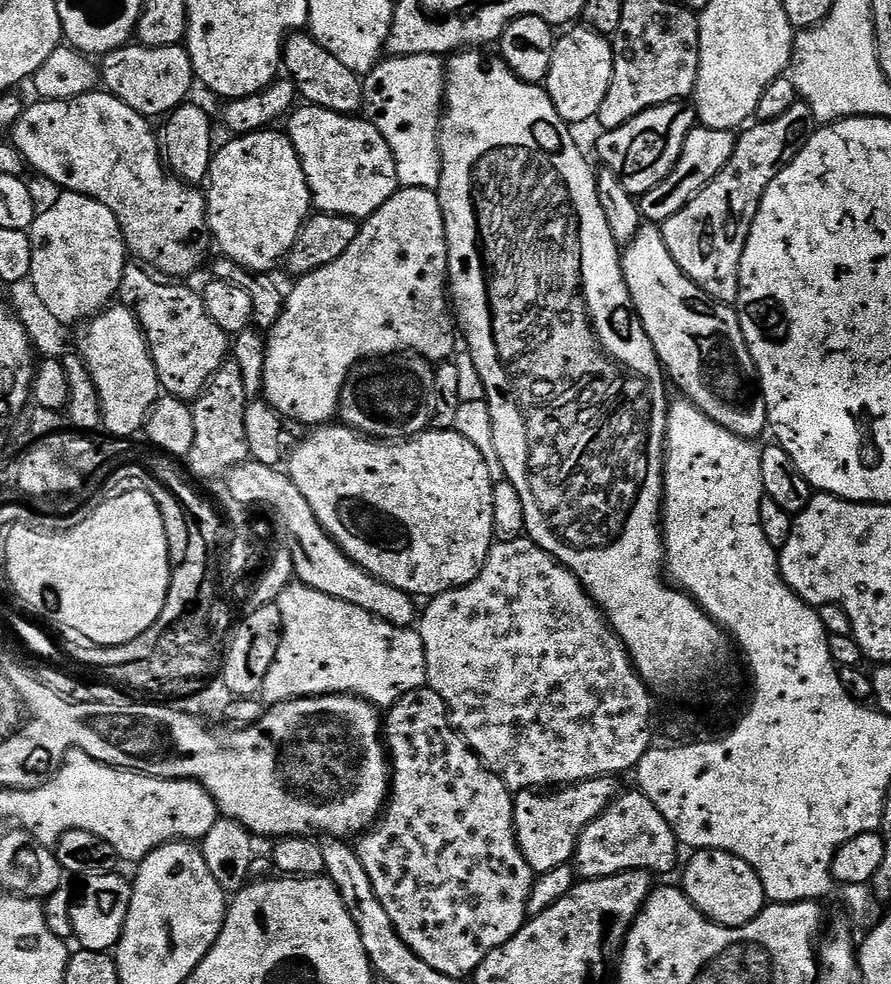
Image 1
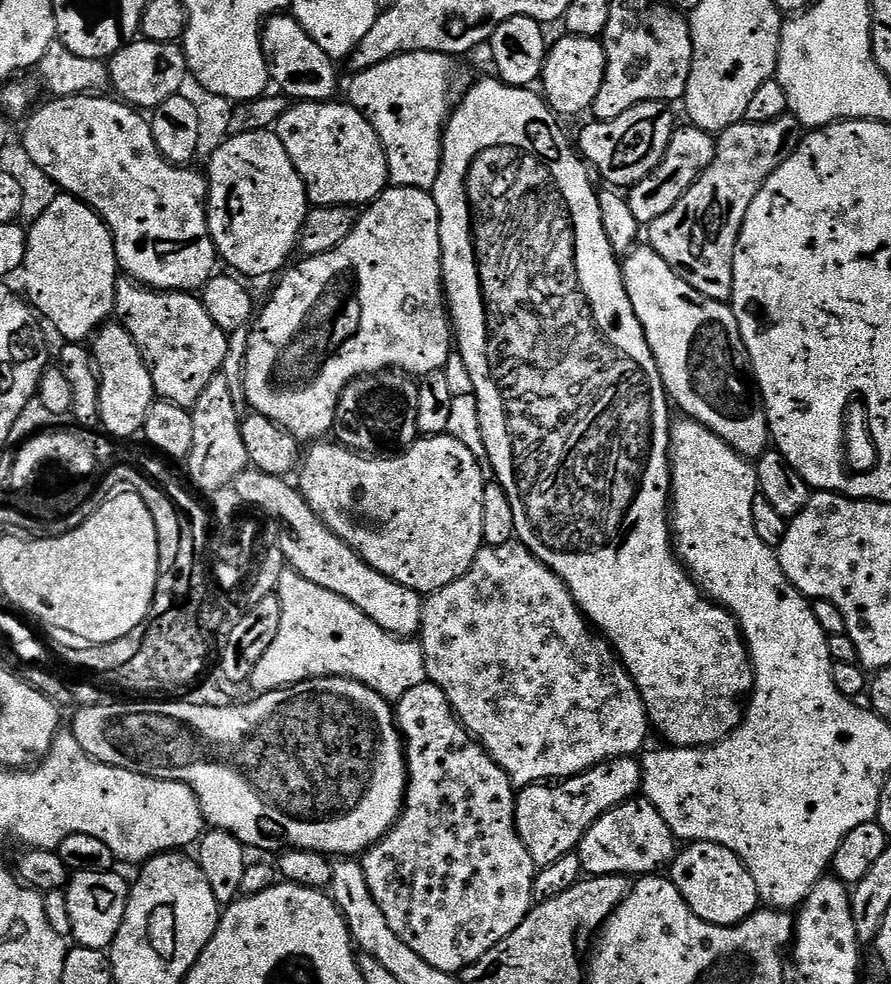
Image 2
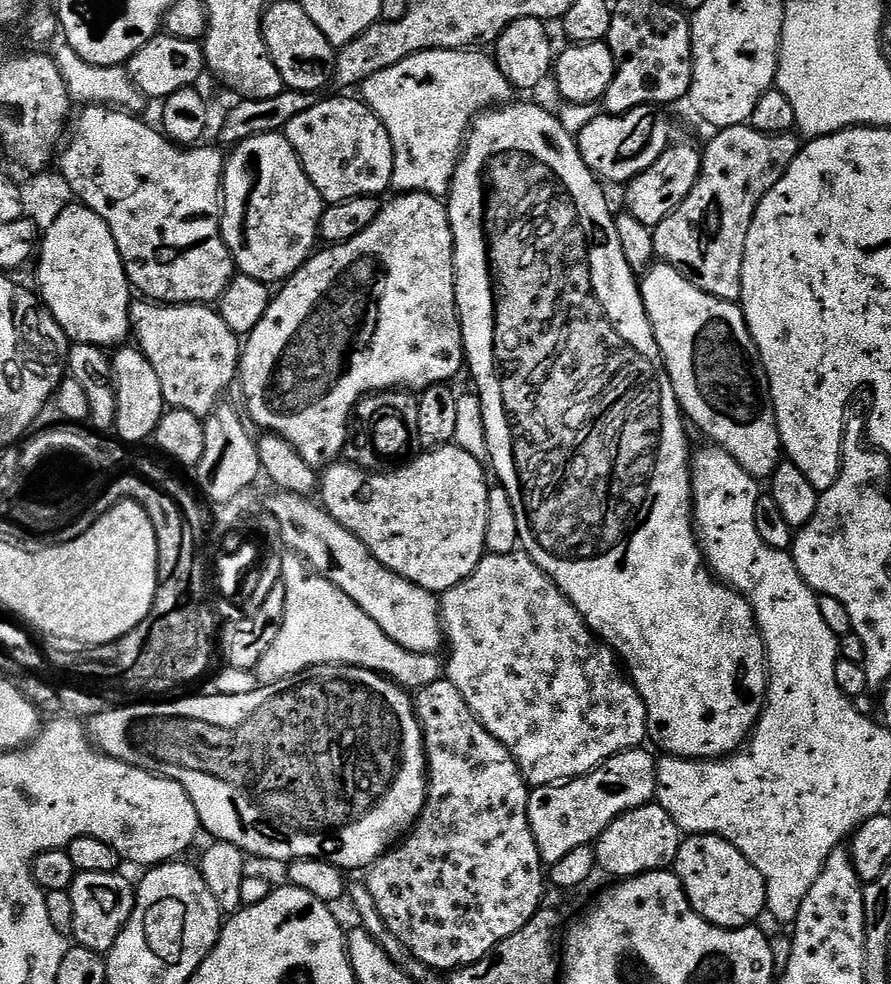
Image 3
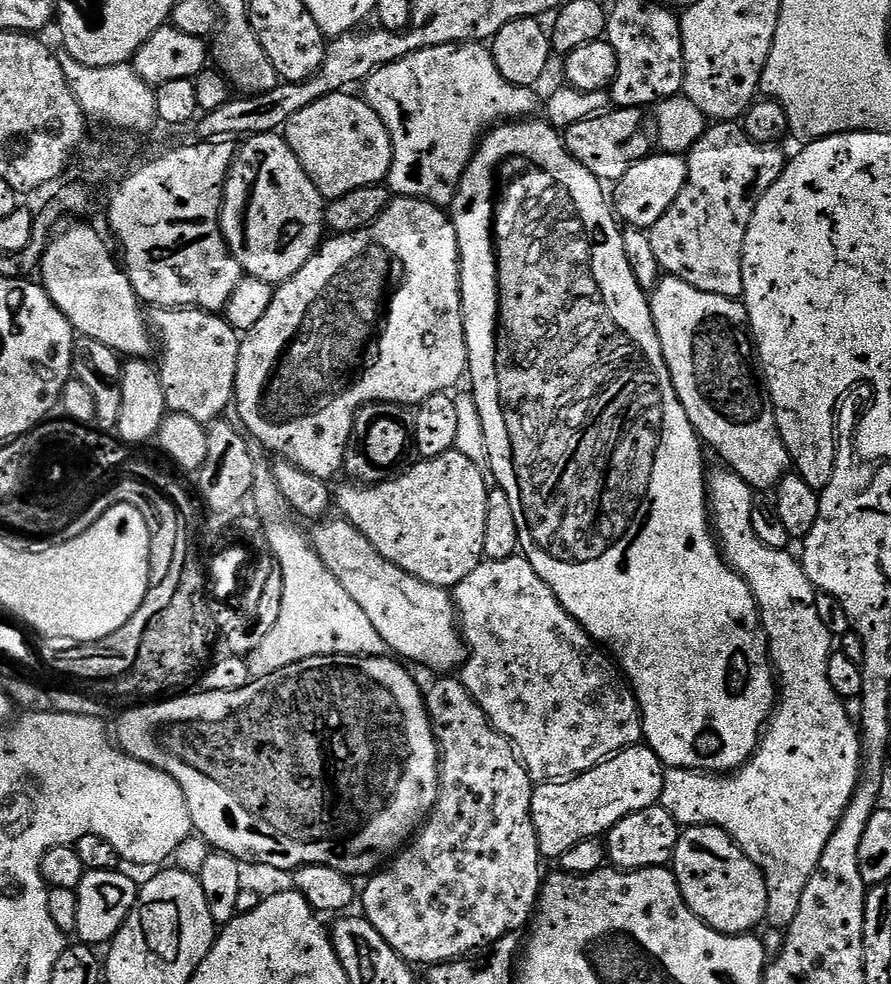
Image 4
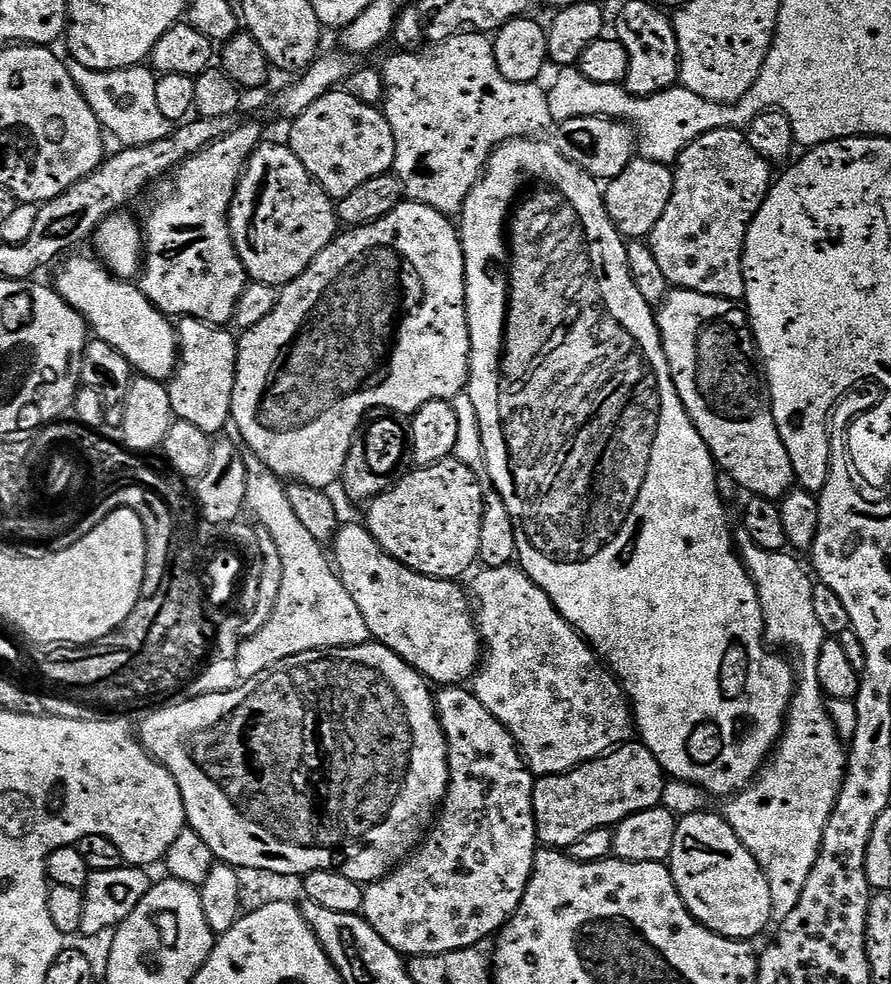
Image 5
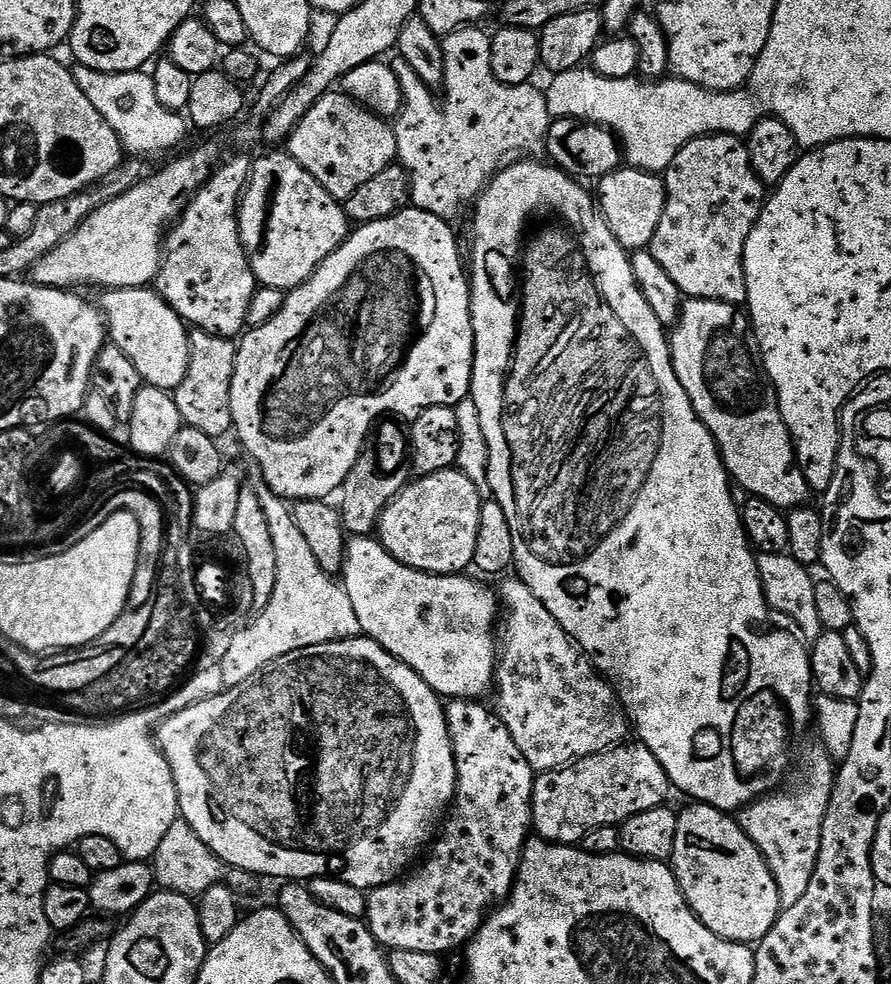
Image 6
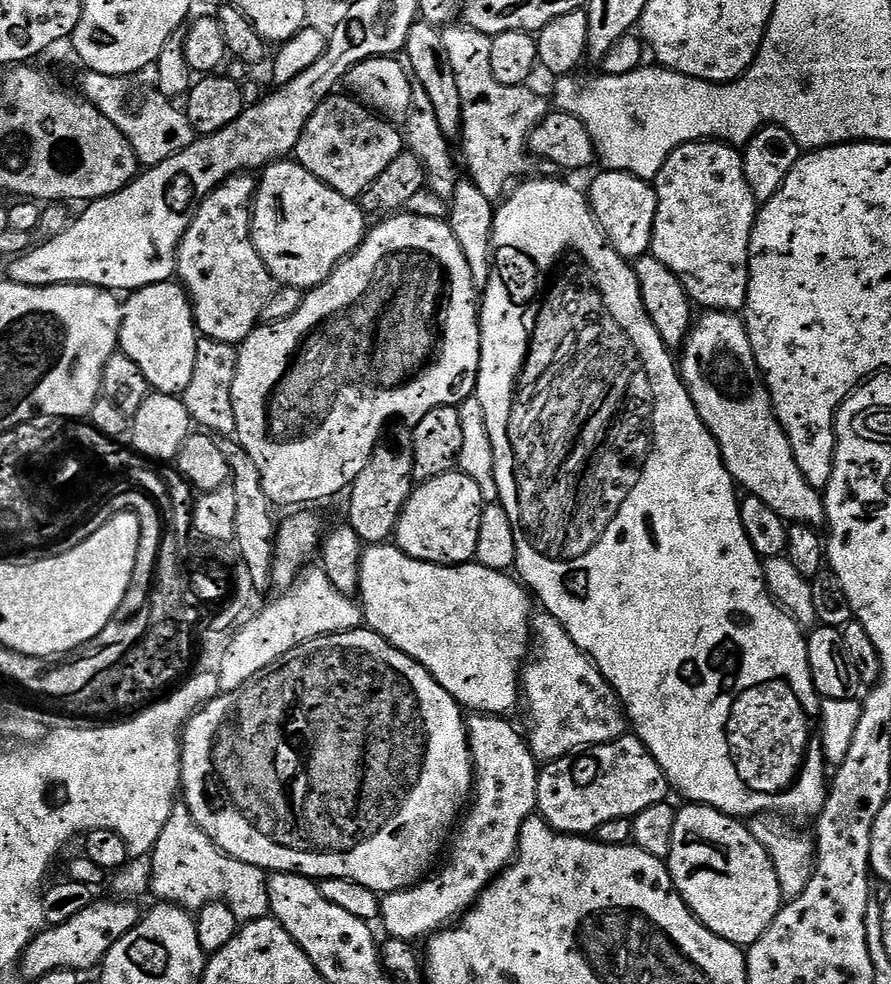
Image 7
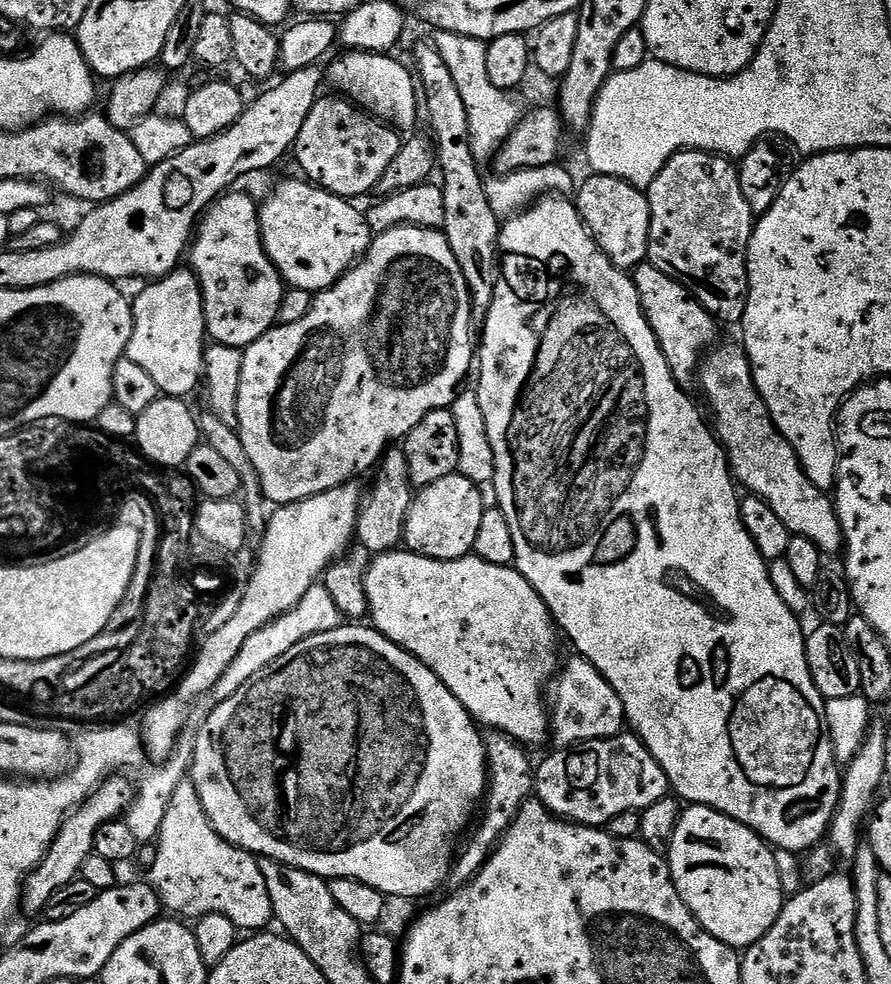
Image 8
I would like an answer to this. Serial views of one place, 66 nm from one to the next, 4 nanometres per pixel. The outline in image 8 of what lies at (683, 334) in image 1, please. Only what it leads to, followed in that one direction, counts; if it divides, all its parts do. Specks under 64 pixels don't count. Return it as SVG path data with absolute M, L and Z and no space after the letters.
M739 343L722 344L713 347L703 357L698 369L698 384L704 387L704 396L712 407L712 416L716 419L714 432L720 441L720 447L724 449L724 455L728 457L728 466L732 470L733 477L743 487L745 484L751 495L762 497L766 506L770 506L770 510L774 510L774 514L778 514L778 518L786 522L793 536L810 538L810 542L814 542L814 546L818 546L821 553L839 553L844 547L844 535L833 497L810 482L790 442L786 442L786 438L782 438L782 434L774 426L770 418L770 410L752 377L752 364L748 361L748 355L743 347Z

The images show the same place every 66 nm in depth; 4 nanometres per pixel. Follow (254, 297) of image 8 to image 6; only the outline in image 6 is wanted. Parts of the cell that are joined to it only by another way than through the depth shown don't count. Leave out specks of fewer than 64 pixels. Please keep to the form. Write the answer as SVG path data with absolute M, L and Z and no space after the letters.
M232 156L222 164L204 187L194 193L179 220L171 225L154 288L193 329L236 338L245 331L248 307L258 289L252 263L240 240L238 219L240 197L248 185L250 160Z

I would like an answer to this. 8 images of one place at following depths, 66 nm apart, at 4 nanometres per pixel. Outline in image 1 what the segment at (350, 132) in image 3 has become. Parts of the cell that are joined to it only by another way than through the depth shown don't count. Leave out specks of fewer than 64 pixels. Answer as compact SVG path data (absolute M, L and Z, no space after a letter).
M302 107L287 117L286 135L300 159L312 208L316 212L349 216L357 222L367 220L398 190L394 158L386 140L370 121L359 115Z

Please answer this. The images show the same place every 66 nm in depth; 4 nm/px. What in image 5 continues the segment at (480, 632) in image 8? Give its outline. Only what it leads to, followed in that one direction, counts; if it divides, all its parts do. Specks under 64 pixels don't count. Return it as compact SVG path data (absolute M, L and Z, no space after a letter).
M363 523L343 528L334 536L334 567L366 618L369 637L394 650L433 685L463 685L475 673L482 655L474 608L465 589L463 592L455 580L423 576L400 564L382 550Z

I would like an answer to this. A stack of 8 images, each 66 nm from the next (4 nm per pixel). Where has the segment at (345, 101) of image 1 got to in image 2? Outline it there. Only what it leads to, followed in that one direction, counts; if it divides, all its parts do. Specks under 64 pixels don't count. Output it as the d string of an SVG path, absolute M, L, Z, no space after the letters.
M291 14L268 17L263 29L264 55L269 59L270 76L287 97L302 102L328 102L338 90L337 63L324 52L309 32Z

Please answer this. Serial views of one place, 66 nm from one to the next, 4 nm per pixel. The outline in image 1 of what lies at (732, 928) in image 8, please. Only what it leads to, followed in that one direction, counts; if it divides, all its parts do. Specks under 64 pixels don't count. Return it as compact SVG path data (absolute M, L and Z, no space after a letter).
M701 848L689 856L692 857L684 868L682 890L703 916L725 928L737 928L749 924L765 908L762 882L758 874L754 874L754 870L746 862L742 862L742 858L713 848Z

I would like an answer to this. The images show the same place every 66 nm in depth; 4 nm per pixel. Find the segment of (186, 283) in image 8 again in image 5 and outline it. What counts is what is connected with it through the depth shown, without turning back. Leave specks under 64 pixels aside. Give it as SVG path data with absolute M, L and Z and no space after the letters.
M71 256L59 265L60 273L54 281L56 293L84 318L95 339L114 346L140 376L161 382L171 380L178 363L173 321L156 309L135 283L113 276L97 259Z

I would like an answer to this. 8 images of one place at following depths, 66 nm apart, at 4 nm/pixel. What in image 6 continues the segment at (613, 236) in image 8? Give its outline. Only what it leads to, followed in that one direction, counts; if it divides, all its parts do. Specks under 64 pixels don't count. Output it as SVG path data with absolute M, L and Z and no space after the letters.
M621 166L600 177L598 187L598 211L607 222L614 238L618 238L618 242L626 250L647 249L658 230L658 222L662 222L662 210L666 206L663 179L655 172Z

